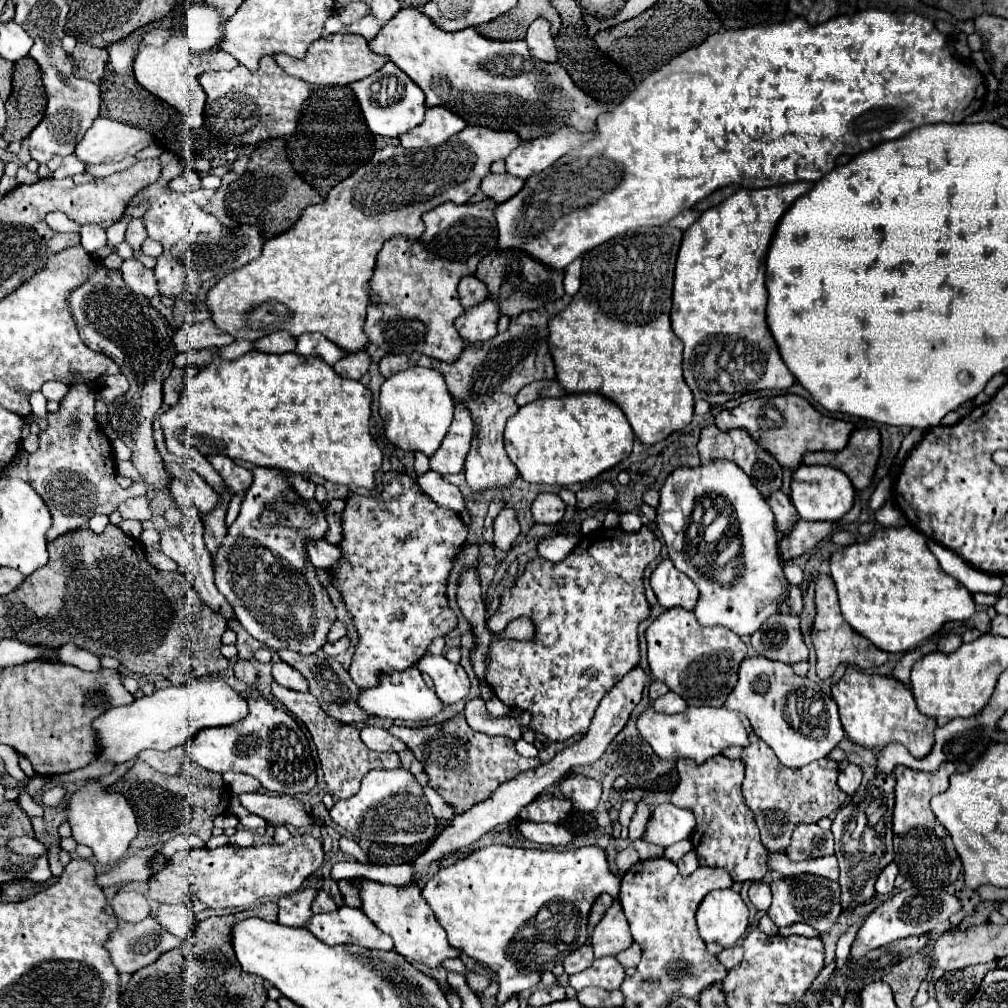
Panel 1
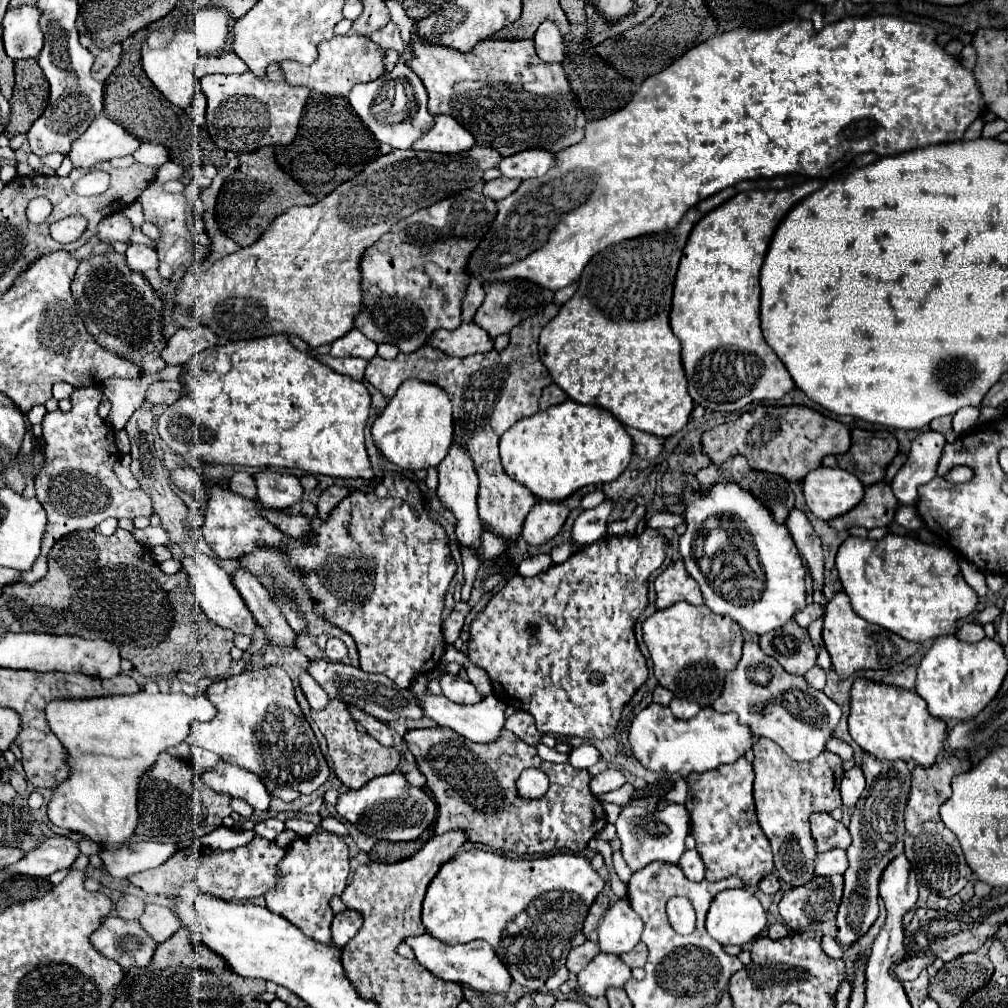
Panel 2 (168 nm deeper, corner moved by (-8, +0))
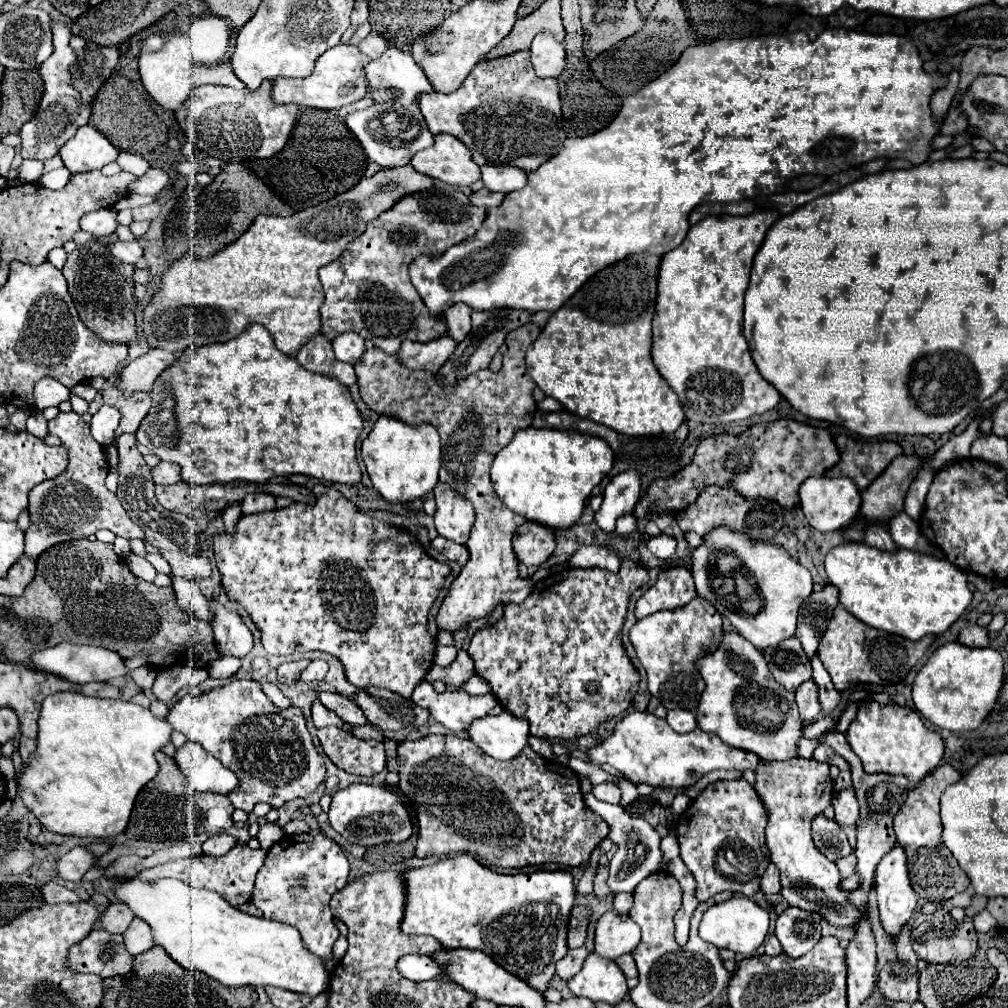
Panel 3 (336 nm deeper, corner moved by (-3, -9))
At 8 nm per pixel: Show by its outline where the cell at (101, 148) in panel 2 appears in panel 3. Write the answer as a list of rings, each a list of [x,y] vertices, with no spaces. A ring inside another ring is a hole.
[[[84,125],[76,135],[64,143],[60,157],[70,173],[84,173],[102,169],[118,159],[118,149],[92,125]]]

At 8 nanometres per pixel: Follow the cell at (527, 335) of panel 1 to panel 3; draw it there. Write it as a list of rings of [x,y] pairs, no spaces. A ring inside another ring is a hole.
[[[526,323],[524,327],[518,327],[516,331],[510,331],[508,337],[506,337],[508,351],[504,353],[502,369],[496,371],[496,373],[490,371],[490,369],[476,371],[476,373],[468,375],[466,379],[462,379],[456,385],[440,385],[436,373],[412,371],[412,369],[404,367],[398,357],[386,355],[378,347],[366,351],[360,359],[360,363],[354,365],[356,375],[358,375],[360,395],[372,411],[376,411],[378,415],[398,417],[398,419],[402,419],[410,425],[418,425],[418,423],[428,421],[438,429],[440,441],[442,441],[440,481],[450,485],[452,489],[456,489],[464,497],[468,497],[474,505],[476,523],[474,523],[470,539],[466,543],[466,547],[470,551],[470,561],[462,567],[460,575],[454,579],[454,583],[450,587],[450,593],[444,599],[444,603],[440,607],[440,613],[438,613],[438,629],[448,629],[450,633],[456,633],[464,623],[470,623],[476,617],[484,617],[498,603],[520,603],[520,601],[524,601],[532,591],[532,579],[520,579],[518,559],[516,559],[516,553],[512,551],[512,537],[514,537],[516,529],[524,523],[524,519],[520,519],[520,515],[512,515],[512,511],[508,511],[508,507],[504,507],[504,503],[500,503],[500,499],[496,499],[496,491],[490,483],[490,465],[492,465],[492,459],[496,457],[496,453],[512,439],[512,435],[516,431],[526,429],[526,427],[532,425],[534,411],[536,411],[536,401],[534,401],[532,393],[534,393],[536,383],[528,375],[524,361],[526,361],[526,349],[534,343],[534,339],[540,335],[540,331],[542,331],[542,327],[538,327],[534,323]]]

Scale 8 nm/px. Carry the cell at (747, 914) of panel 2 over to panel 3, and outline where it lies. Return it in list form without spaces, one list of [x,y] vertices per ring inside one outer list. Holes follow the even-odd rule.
[[[734,897],[734,899],[712,905],[704,913],[704,917],[700,921],[700,937],[704,941],[716,945],[718,949],[730,949],[734,953],[750,957],[762,945],[762,941],[768,933],[768,925],[770,925],[770,917],[768,917],[766,909],[756,905],[748,897]]]

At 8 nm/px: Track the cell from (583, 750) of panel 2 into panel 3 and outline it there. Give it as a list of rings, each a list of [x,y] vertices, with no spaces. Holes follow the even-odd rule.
[[[634,711],[626,715],[614,729],[614,733],[602,741],[602,745],[588,751],[592,765],[610,765],[634,783],[646,783],[652,787],[684,789],[694,785],[702,775],[712,769],[756,769],[758,757],[754,753],[728,747],[718,735],[694,729],[690,733],[676,733],[668,727],[666,719],[658,719],[652,713]]]

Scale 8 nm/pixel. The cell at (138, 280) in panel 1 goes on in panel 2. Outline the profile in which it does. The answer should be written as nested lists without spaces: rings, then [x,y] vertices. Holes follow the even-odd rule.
[[[129,244],[125,258],[127,258],[127,264],[131,266],[131,270],[137,270],[137,272],[157,270],[157,262],[159,262],[155,250],[145,244]]]

